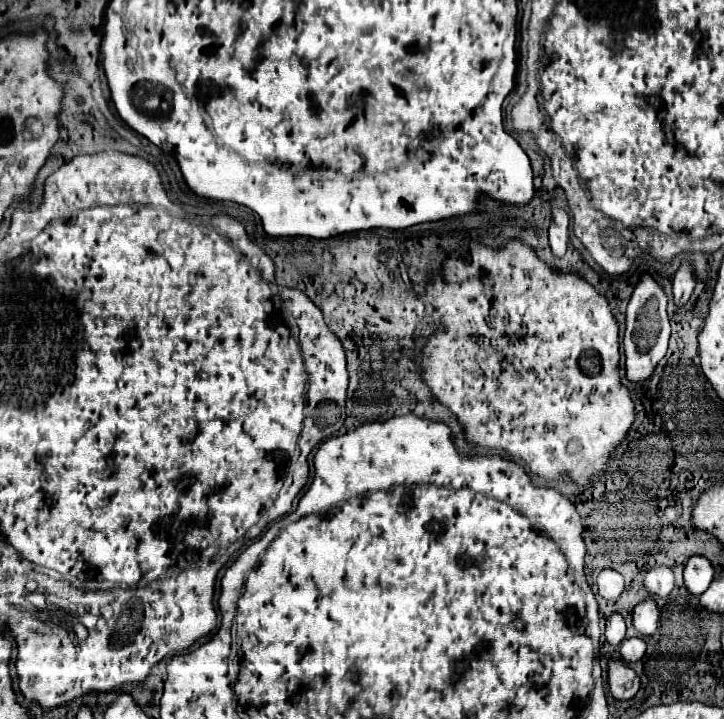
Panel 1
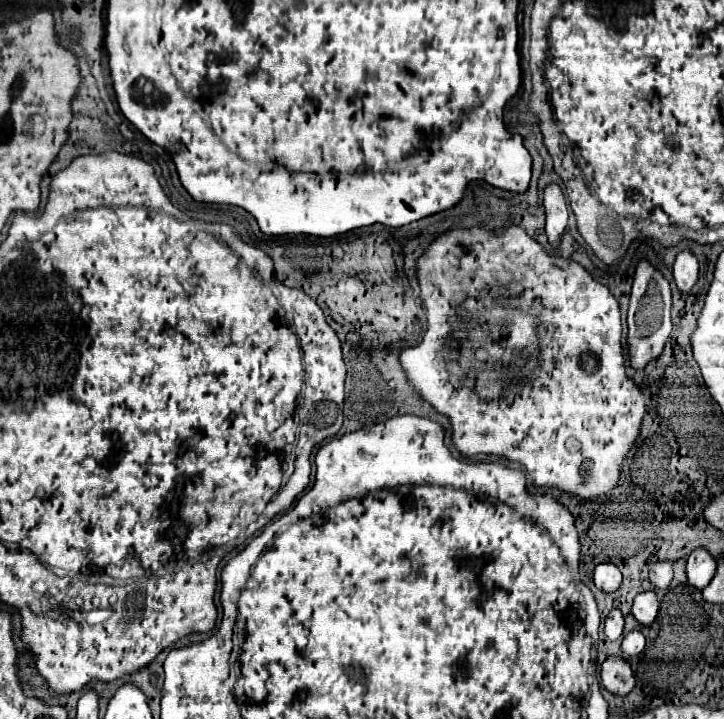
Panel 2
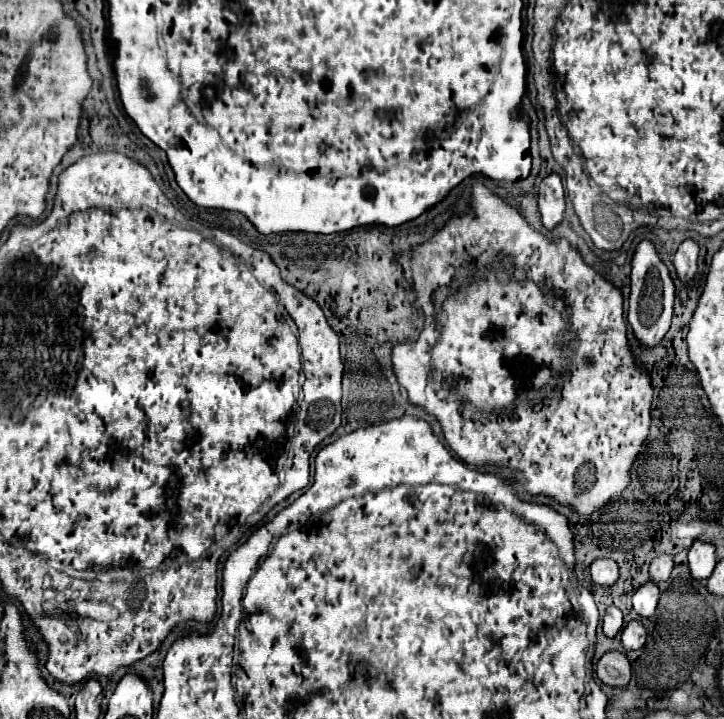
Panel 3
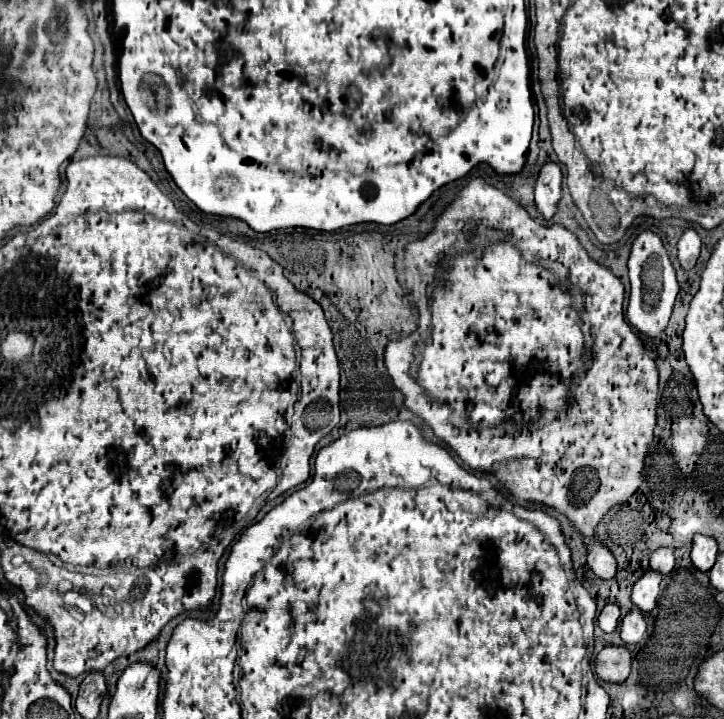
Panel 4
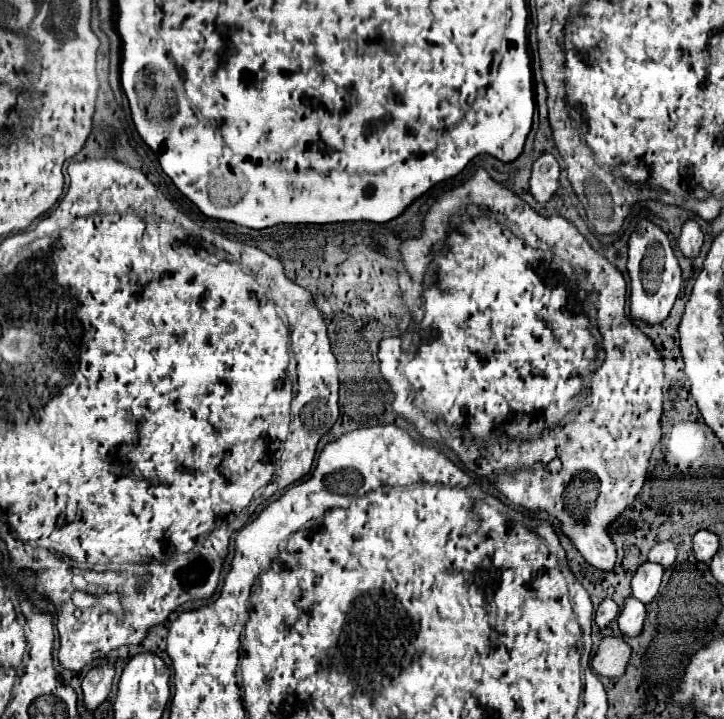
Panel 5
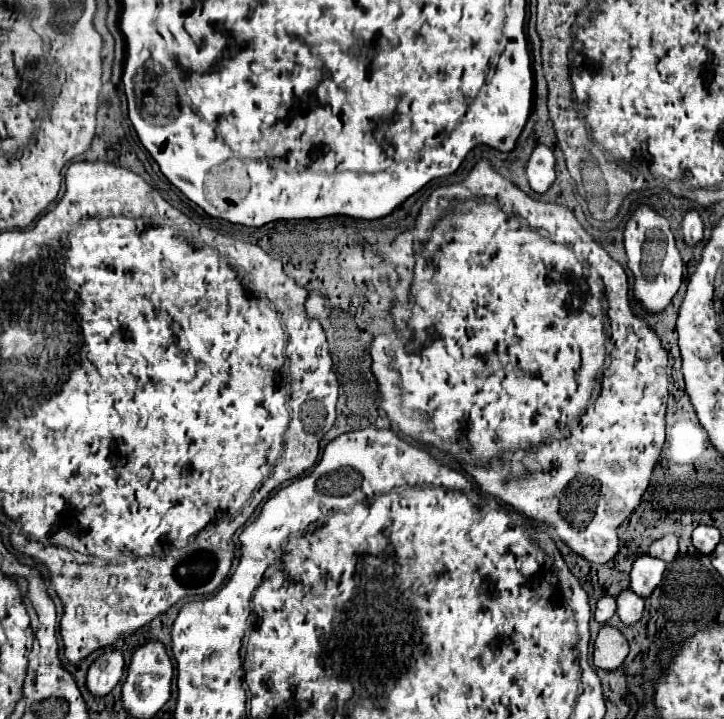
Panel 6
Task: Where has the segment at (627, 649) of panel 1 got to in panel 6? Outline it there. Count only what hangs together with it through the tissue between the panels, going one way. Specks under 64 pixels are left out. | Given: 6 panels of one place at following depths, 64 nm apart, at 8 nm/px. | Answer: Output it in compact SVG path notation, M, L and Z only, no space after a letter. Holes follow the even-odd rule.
M624 590L618 598L618 616L622 620L622 624L626 626L632 626L636 624L640 618L642 618L642 612L644 612L644 600L636 594L632 594L630 590Z

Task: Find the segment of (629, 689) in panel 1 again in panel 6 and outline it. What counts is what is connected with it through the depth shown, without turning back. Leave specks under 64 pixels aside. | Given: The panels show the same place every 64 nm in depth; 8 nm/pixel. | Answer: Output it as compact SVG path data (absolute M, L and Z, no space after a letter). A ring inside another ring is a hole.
M602 626L596 644L594 644L594 656L592 662L596 668L602 670L618 670L628 656L630 646L628 640L622 636L620 630L612 626Z

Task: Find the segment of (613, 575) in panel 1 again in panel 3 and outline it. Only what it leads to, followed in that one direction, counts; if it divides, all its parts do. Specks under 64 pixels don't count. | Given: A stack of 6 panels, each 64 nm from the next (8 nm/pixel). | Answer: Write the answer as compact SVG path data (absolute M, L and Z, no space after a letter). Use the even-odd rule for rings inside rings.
M596 560L592 564L592 580L598 584L598 586L612 586L616 580L618 580L618 564L614 560Z

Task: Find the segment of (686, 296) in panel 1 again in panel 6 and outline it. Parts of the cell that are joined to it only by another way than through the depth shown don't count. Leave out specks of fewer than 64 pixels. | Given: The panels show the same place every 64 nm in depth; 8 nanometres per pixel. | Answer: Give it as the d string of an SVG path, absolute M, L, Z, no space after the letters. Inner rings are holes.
M688 212L682 220L682 240L688 246L696 246L698 242L702 242L702 232L704 232L704 224L698 212Z

